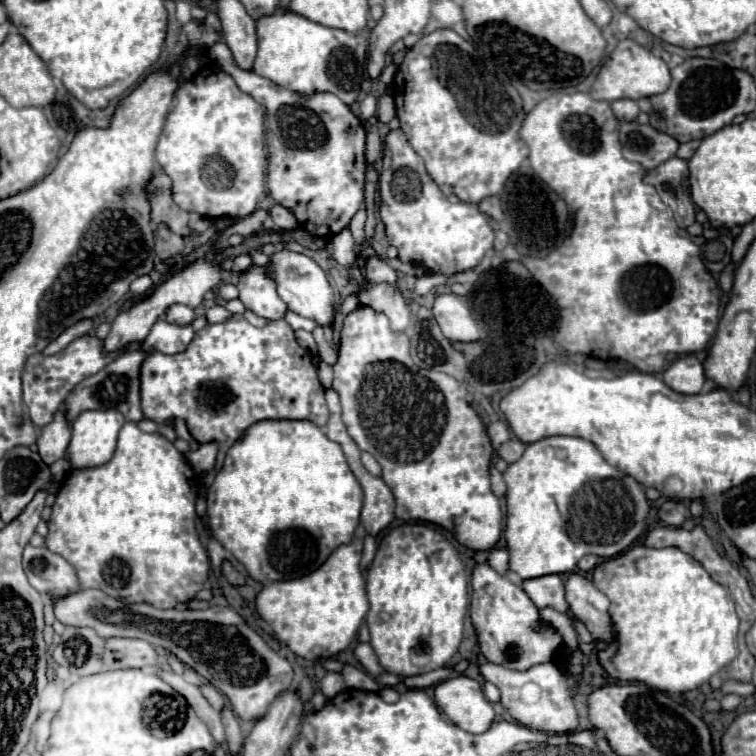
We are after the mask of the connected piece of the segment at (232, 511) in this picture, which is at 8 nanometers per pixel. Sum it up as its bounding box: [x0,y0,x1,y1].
[207,420,363,584]

